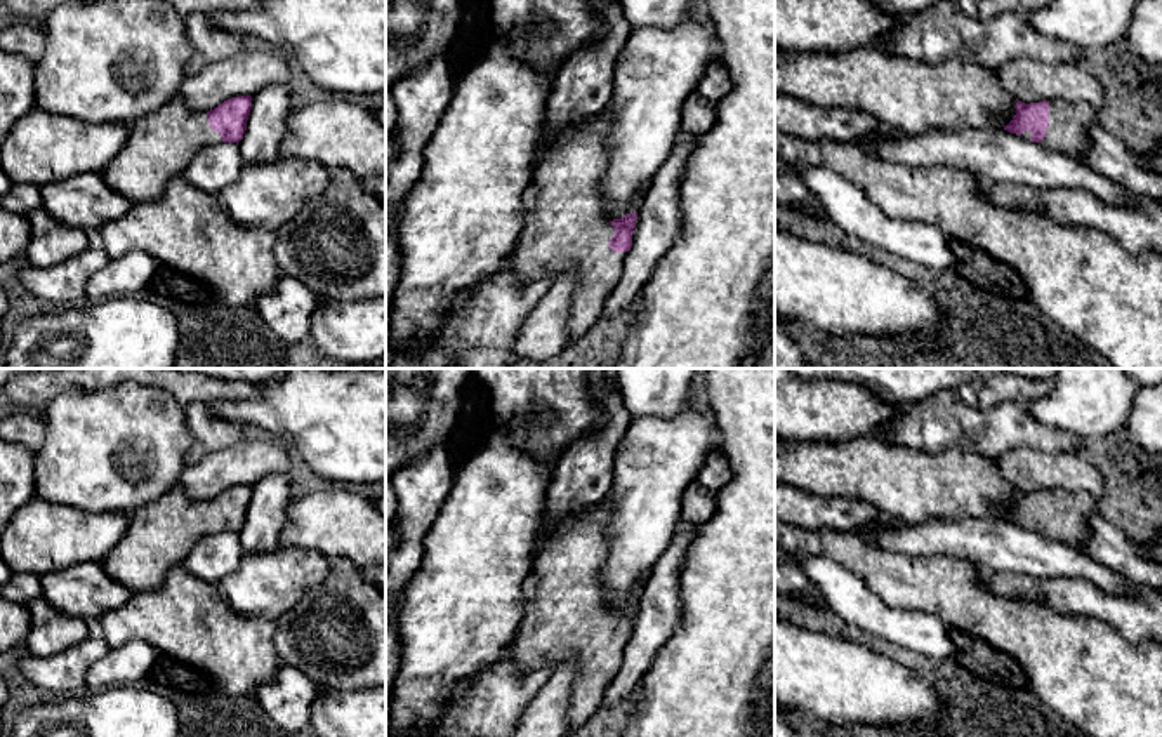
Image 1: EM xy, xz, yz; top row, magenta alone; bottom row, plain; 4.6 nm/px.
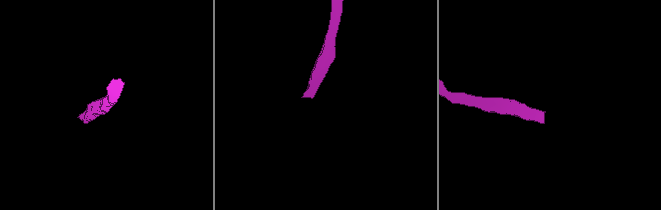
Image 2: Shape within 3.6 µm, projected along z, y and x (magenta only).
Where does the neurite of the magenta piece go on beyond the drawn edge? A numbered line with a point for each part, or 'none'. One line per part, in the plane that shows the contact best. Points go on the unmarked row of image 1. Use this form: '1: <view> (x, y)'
1: yz (1069, 513)

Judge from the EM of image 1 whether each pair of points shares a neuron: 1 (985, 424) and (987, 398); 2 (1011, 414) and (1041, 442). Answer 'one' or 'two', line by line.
1: two
2: one

